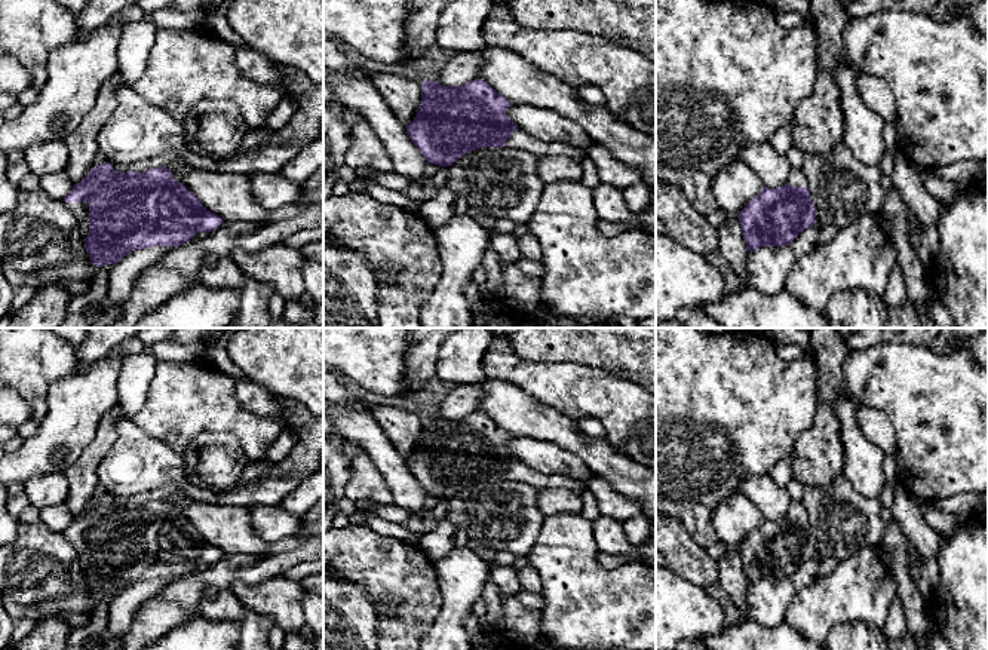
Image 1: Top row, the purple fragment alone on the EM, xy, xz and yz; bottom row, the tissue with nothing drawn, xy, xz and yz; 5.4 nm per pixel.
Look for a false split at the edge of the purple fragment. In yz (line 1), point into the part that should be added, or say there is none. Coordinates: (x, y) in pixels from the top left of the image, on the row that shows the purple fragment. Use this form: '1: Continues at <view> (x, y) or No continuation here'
1: Continues at yz (797, 178)

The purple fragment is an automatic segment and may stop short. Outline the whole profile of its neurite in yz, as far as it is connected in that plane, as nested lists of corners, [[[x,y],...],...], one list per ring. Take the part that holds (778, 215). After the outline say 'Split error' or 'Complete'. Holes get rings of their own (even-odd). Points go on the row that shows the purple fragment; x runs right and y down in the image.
[[[800,168],[789,172],[782,187],[763,187],[739,214],[739,223],[748,249],[783,246],[816,221],[808,181]]]. Split error

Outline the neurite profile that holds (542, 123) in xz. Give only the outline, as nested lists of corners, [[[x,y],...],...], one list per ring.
[[[510,104],[506,116],[525,134],[559,144],[571,144],[587,154],[592,138],[576,122],[549,108]]]

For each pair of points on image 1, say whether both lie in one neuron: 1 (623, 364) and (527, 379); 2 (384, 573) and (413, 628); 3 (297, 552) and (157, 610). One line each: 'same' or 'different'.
1: different
2: same
3: different

